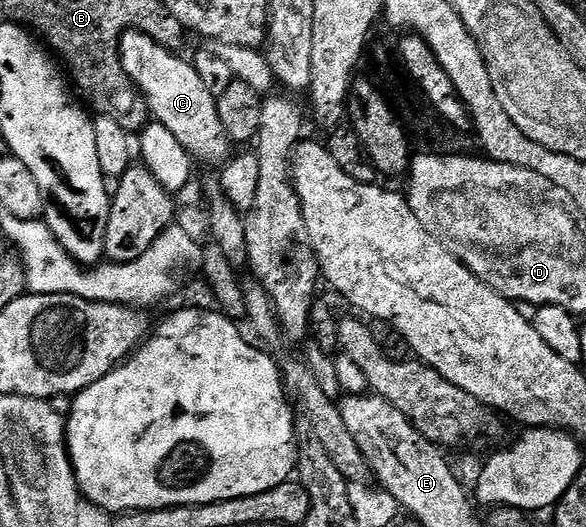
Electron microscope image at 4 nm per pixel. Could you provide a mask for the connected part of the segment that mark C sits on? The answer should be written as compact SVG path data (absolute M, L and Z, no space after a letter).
M138 28L128 30L122 37L122 59L130 78L144 95L153 117L179 135L186 150L195 159L218 162L221 158L226 160L231 157L232 139L226 133L226 125L218 111L218 98L214 91L206 87L193 61L186 59L185 62L164 43L157 42L150 32Z

